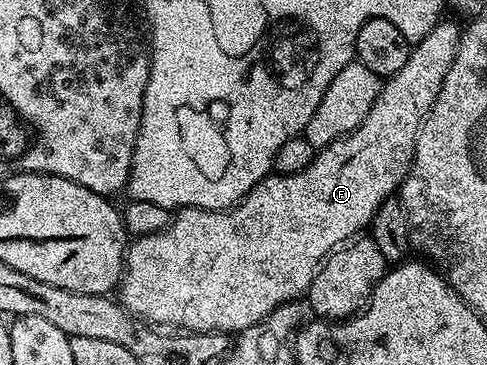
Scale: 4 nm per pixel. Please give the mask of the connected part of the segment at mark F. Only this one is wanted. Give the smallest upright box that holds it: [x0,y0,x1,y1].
[119,20,461,336]

